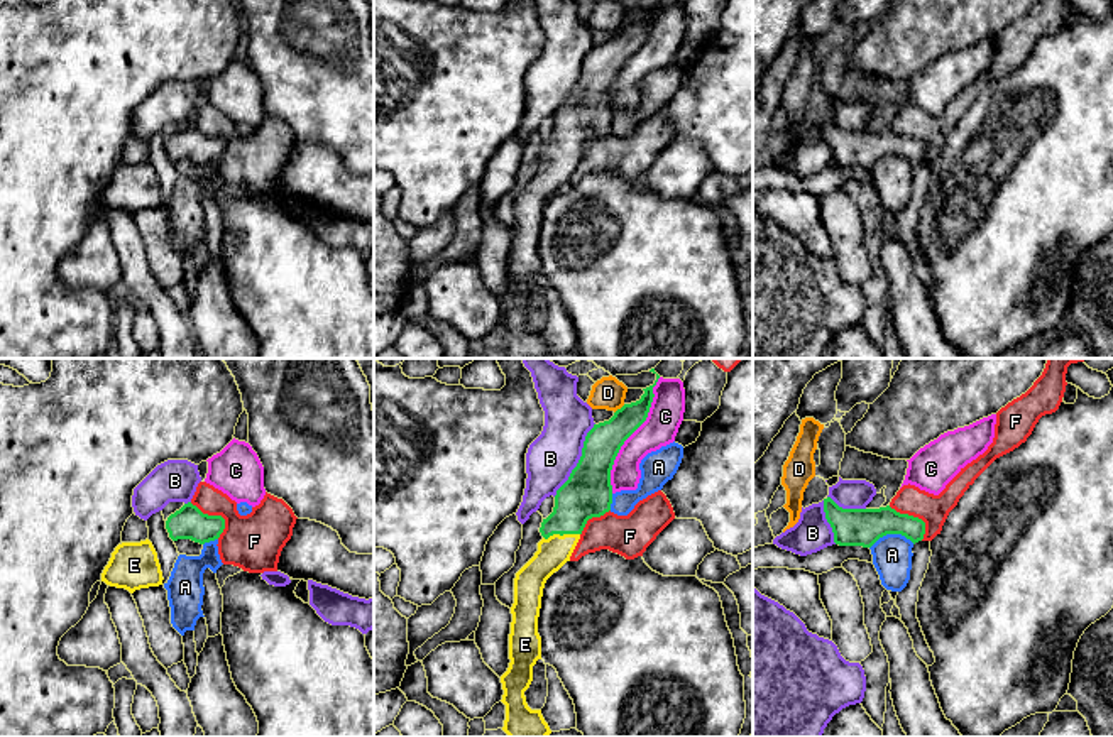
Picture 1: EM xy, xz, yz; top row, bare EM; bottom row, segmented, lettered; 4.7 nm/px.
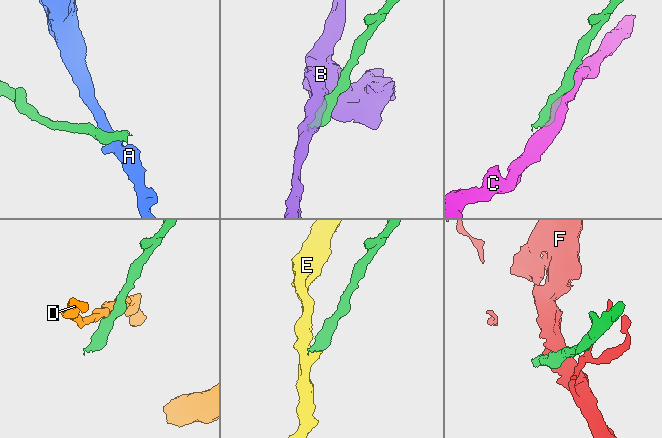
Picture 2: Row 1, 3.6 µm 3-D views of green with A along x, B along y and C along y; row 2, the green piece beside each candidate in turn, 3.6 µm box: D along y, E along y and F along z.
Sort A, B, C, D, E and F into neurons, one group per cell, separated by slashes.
A / B / C / D / E / F

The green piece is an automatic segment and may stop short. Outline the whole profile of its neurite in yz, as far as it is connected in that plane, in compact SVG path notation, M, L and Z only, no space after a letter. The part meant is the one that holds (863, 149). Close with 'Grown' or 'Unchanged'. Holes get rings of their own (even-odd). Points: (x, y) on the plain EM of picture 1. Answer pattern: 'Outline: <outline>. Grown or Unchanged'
Outline: M831 118L824 120L825 140L839 167L871 169L886 156L902 156L913 166L924 161L925 144L900 135L890 127L880 130L842 130Z. Unchanged

